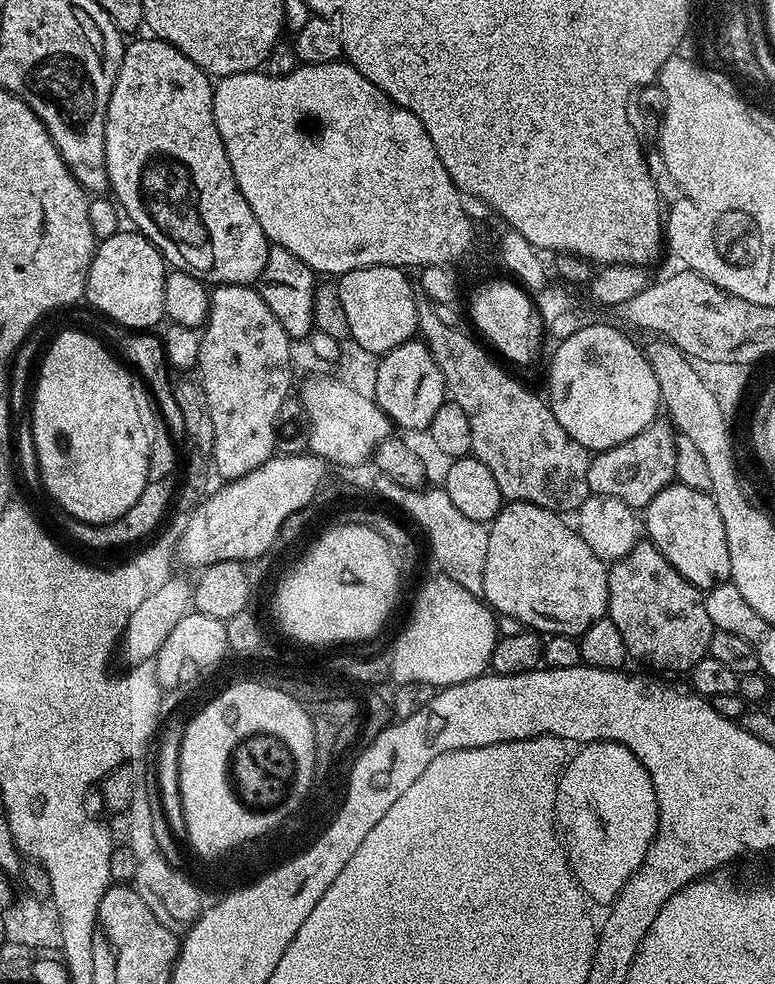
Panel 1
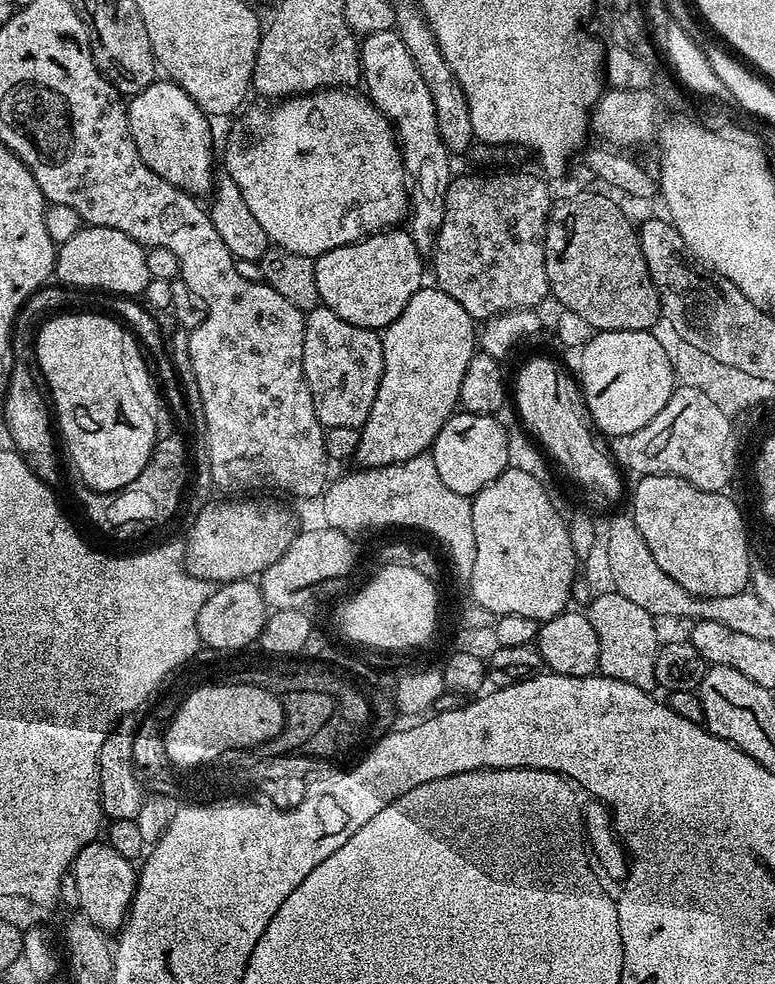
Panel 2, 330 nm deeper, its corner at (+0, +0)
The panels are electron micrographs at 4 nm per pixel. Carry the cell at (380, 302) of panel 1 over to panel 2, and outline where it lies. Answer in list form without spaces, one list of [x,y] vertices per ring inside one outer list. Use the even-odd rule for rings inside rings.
[[[400,230],[374,232],[358,242],[338,246],[326,254],[315,257],[318,294],[323,307],[334,310],[338,318],[354,326],[373,330],[383,330],[399,318],[402,310],[406,310],[406,302],[410,302],[410,298],[414,298],[416,291],[425,283],[426,260],[415,248],[415,242],[408,230],[396,231]]]

